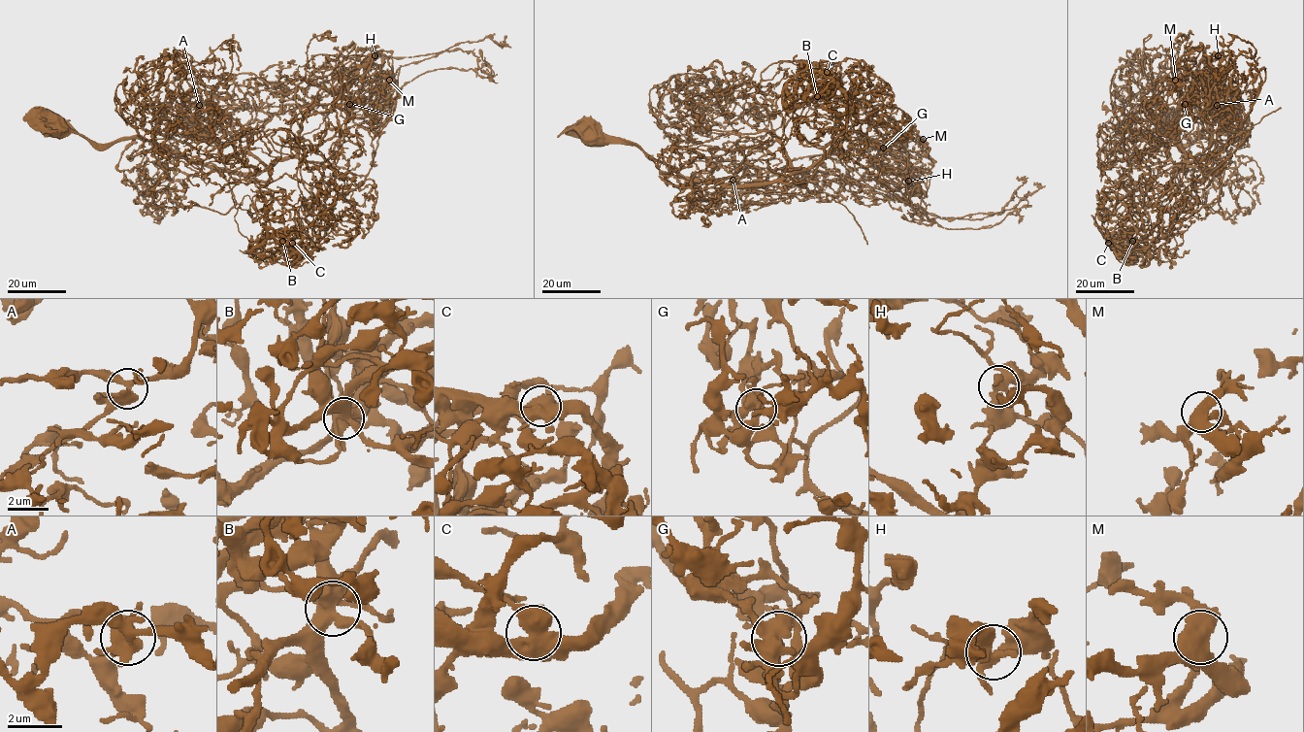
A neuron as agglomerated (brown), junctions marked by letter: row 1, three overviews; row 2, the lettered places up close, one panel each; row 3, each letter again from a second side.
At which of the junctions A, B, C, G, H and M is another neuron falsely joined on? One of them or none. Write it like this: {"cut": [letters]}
{"cut": ["C"]}

